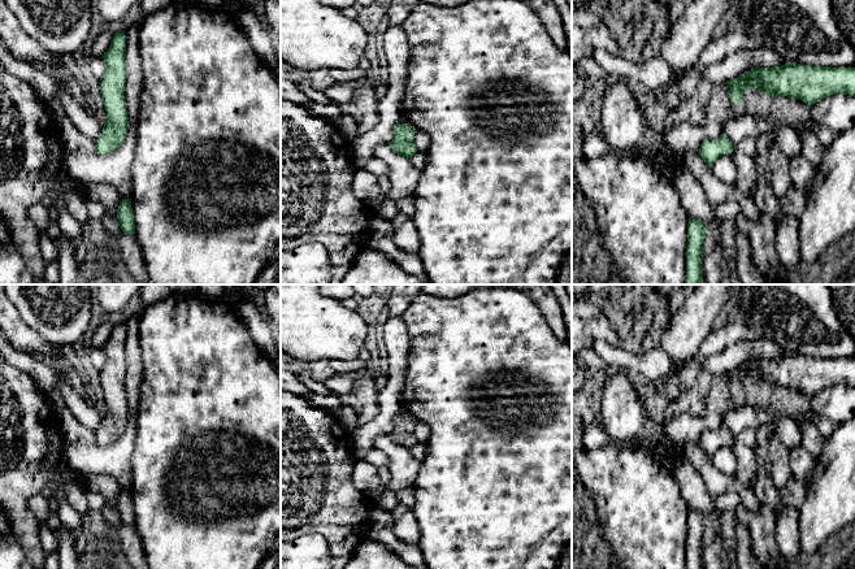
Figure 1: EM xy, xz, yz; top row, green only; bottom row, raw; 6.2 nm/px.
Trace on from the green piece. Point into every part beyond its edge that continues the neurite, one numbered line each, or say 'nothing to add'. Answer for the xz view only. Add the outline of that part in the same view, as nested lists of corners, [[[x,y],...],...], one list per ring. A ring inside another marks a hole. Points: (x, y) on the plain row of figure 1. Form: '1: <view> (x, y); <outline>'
nothing to add

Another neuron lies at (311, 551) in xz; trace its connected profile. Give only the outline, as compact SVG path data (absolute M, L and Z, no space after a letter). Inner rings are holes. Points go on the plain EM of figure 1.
M305 534L281 543L281 569L333 569L327 540Z

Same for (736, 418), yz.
M754 404L729 407L722 416L722 424L733 435L737 435L746 427L754 430L761 425L768 427L767 444L768 455L772 460L771 477L777 488L786 486L793 477L789 455L790 449L782 443L777 433L777 418L771 416L765 409L758 408Z

